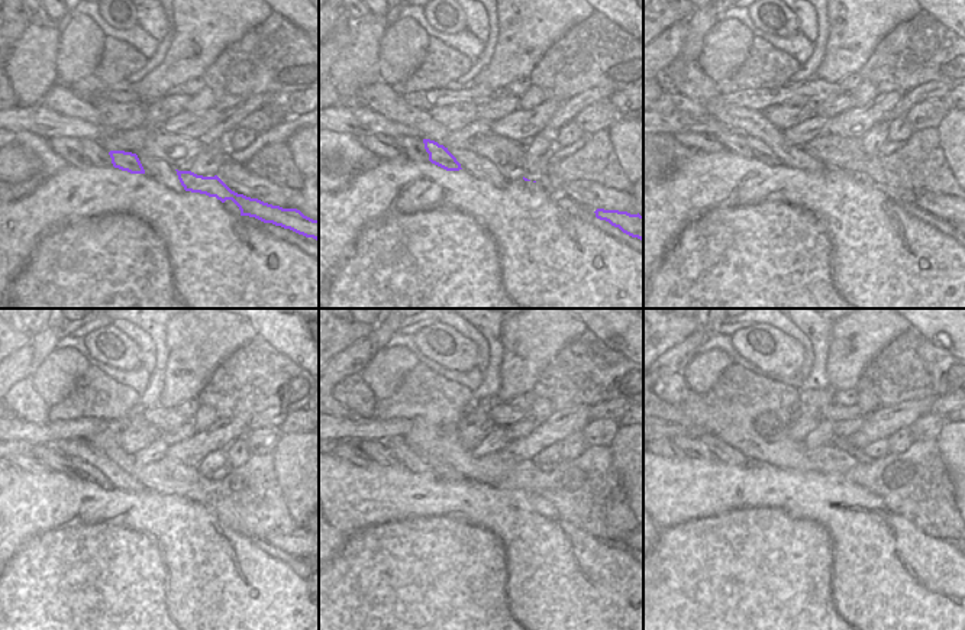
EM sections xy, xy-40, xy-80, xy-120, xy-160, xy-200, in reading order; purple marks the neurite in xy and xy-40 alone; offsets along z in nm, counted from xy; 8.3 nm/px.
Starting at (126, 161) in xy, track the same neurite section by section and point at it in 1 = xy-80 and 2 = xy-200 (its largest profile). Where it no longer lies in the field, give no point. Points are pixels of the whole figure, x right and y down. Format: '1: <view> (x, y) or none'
1: xy-80 (762, 154)
2: xy-200 (723, 452)

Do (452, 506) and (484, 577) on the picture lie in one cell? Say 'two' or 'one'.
one

